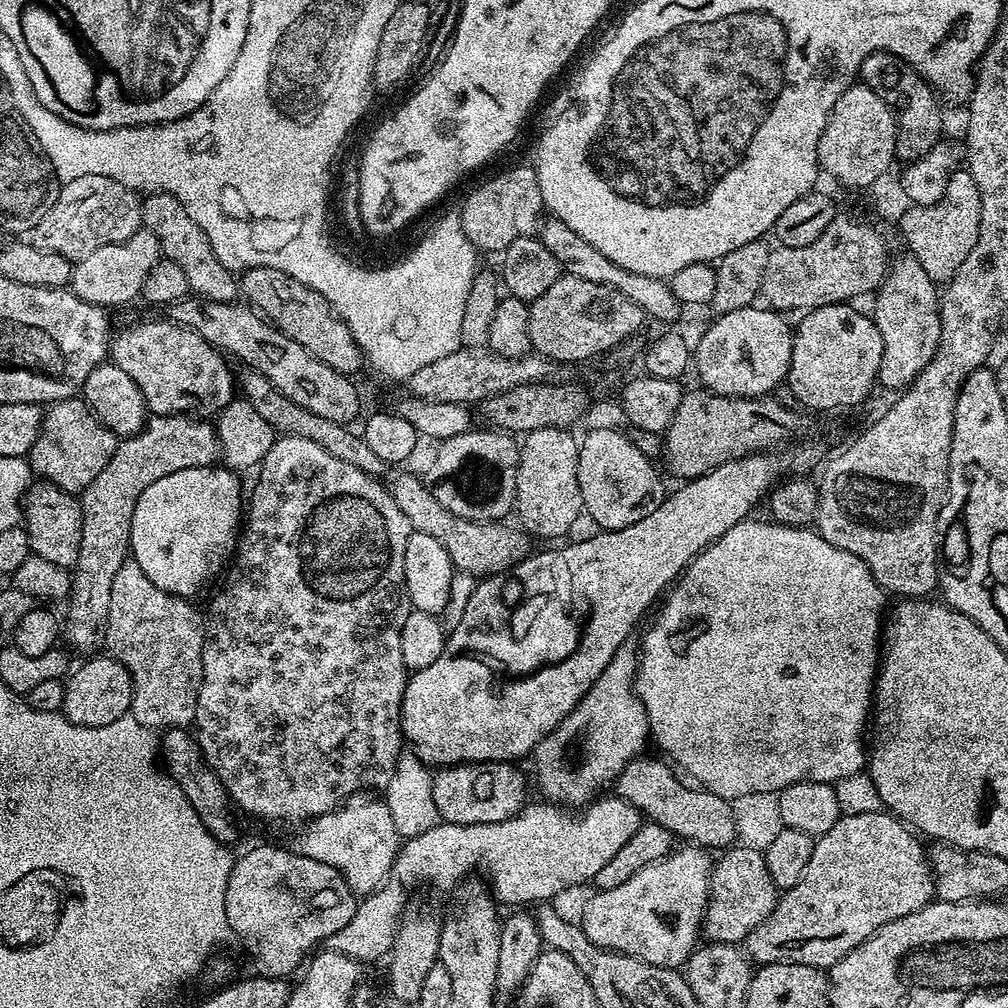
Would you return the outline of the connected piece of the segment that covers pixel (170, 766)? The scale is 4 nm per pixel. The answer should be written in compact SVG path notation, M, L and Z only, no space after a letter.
M185 727L165 729L158 746L162 766L171 780L186 795L186 800L194 807L199 820L210 830L210 834L220 843L230 846L236 838L236 826L228 808L230 801L225 787L217 774L204 760L200 744L195 735Z

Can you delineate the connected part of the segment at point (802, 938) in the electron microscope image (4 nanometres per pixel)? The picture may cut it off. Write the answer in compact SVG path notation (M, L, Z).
M887 810L871 812L870 814L841 815L840 820L834 822L834 826L830 826L830 830L826 830L824 836L815 837L812 846L812 857L810 858L810 863L806 865L806 874L802 874L802 882L798 882L798 886L787 889L777 899L770 918L766 918L766 922L762 922L762 926L752 930L748 937L742 941L743 951L748 959L756 966L766 964L801 964L802 966L814 966L821 970L831 970L842 958L846 958L846 954L850 954L850 950L854 950L859 944L869 940L879 928L886 926L886 922L894 922L898 918L906 918L906 914L914 914L920 908L925 908L926 905L933 903L936 896L936 877L932 875L929 853L926 851L926 848L920 845L919 839L921 840L921 837L914 834L913 829L909 825L893 816Z

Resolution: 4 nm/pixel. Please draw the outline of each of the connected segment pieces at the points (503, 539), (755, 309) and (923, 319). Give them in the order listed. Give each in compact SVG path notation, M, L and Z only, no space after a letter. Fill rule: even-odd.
M404 472L396 476L390 483L390 491L398 510L406 514L412 531L427 534L434 538L450 554L450 562L457 573L467 574L473 578L495 576L498 572L507 572L515 564L521 564L530 554L530 537L519 527L511 528L508 522L489 522L487 520L467 520L458 518L434 498L434 494L420 480L410 473Z
M753 306L750 308L743 308L742 310L730 310L730 314L722 314L721 316L716 316L713 319L713 324L705 330L700 336L700 341L694 344L694 372L700 375L700 380L705 389L710 392L716 392L719 396L766 396L775 393L775 388L785 383L788 367L790 366L790 358L792 357L792 338L794 335L793 329L788 328L788 324L783 315L775 310L769 310L764 306Z
M903 254L891 261L890 267L887 272L884 273L884 281L880 284L878 291L875 293L874 299L876 299L876 309L870 312L873 320L875 320L878 326L878 334L882 334L882 362L880 363L880 375L878 377L881 385L885 384L888 388L896 388L895 390L903 390L908 387L909 384L915 380L918 373L932 361L932 355L940 347L940 298L941 293L938 291L937 281L930 278L930 274L926 274L926 270L922 270L922 266L918 266L918 262L910 254Z

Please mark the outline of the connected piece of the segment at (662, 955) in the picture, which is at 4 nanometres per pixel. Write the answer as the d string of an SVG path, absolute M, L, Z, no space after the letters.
M699 846L680 847L673 850L666 858L638 870L634 878L626 878L622 886L614 886L605 892L597 891L596 896L590 897L584 904L584 920L582 919L586 938L590 938L600 948L609 948L611 952L642 958L642 962L650 962L654 966L679 969L687 965L688 957L696 951L702 936L714 860Z

